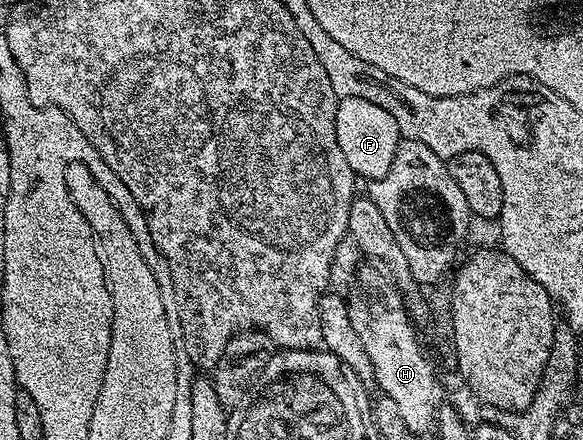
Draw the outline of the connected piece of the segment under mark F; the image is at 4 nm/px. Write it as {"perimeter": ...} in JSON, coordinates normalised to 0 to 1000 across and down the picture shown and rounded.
{"perimeter":[[[592,220],[581,230],[573,289],[585,345],[611,402],[630,405],[633,414],[657,407],[691,314],[679,266],[623,220]]]}

